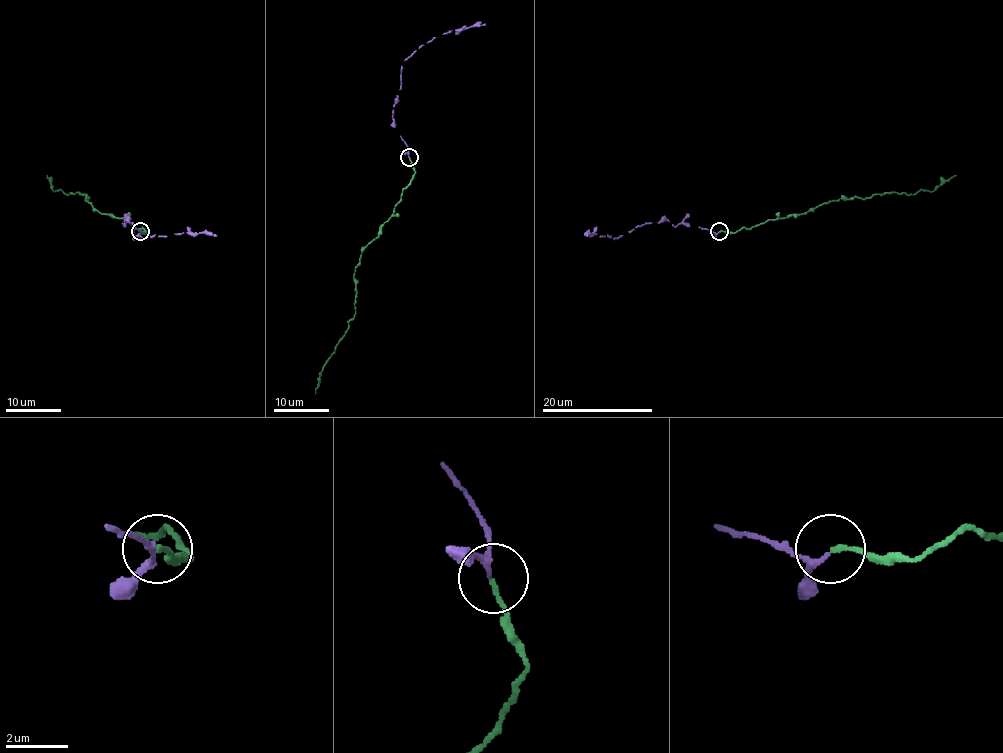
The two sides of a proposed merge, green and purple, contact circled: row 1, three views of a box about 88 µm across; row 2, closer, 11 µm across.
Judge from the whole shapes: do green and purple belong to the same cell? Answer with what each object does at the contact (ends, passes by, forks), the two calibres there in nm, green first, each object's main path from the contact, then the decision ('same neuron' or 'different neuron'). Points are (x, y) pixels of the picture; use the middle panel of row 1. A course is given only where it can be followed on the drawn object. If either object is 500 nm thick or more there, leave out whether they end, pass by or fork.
green ends | purple passes by | 140/160 nm | green via (409, 156), (414, 174), (392, 215), (360, 255), (354, 276), (355, 315), (322, 370), (315, 393) | purple via (409, 156), (409, 149), (392, 120), (404, 60), (443, 34), (484, 24) | same neuron

